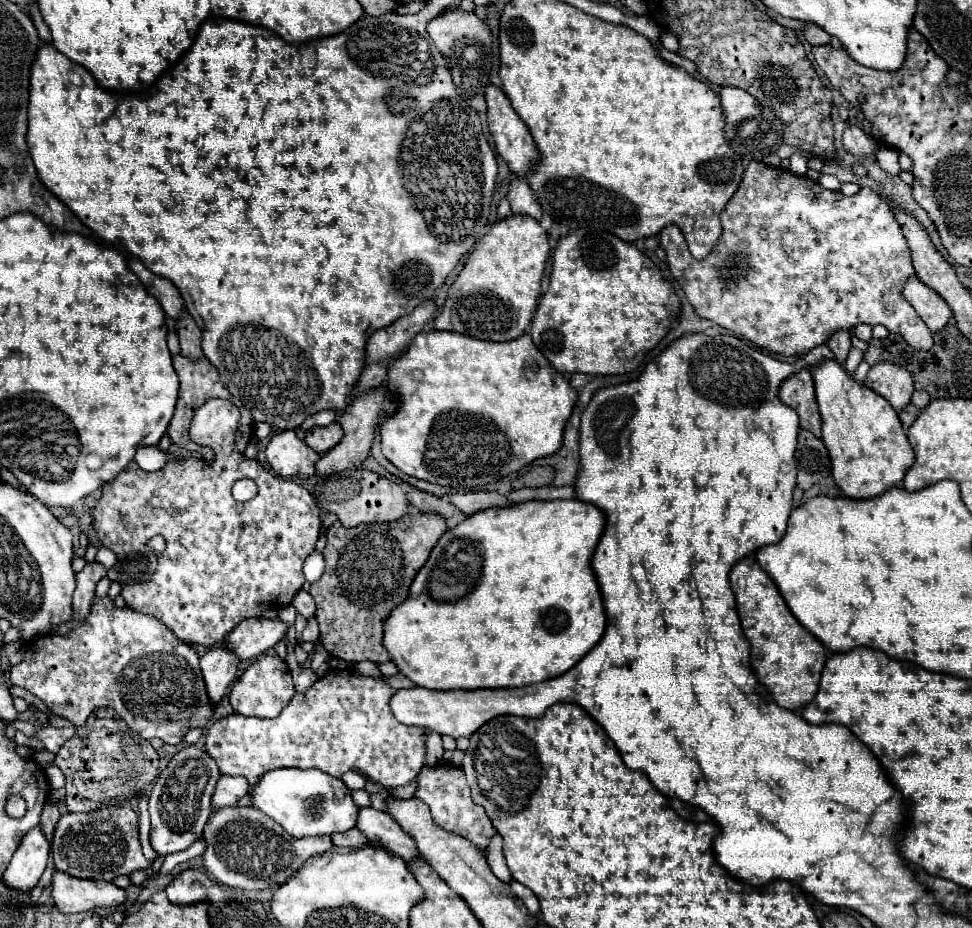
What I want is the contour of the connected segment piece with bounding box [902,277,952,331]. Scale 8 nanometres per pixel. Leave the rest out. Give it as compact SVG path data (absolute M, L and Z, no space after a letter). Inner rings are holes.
M908 277L904 281L902 297L916 309L916 313L922 317L930 331L942 329L942 325L946 325L952 317L952 311L946 301L942 301L940 295L926 287L918 277Z

